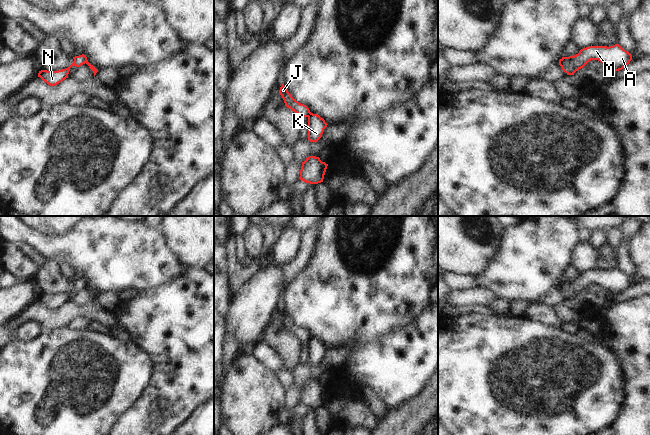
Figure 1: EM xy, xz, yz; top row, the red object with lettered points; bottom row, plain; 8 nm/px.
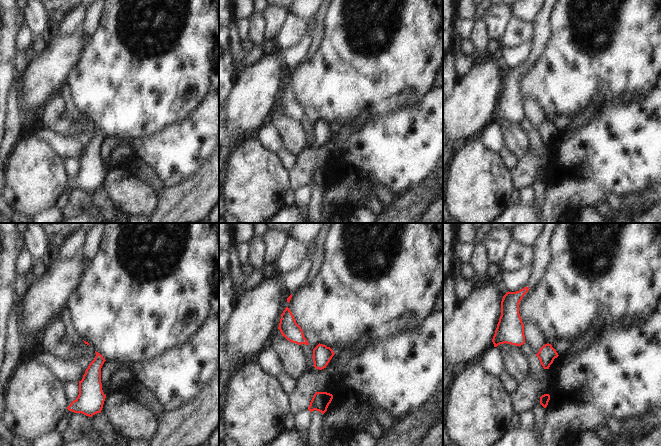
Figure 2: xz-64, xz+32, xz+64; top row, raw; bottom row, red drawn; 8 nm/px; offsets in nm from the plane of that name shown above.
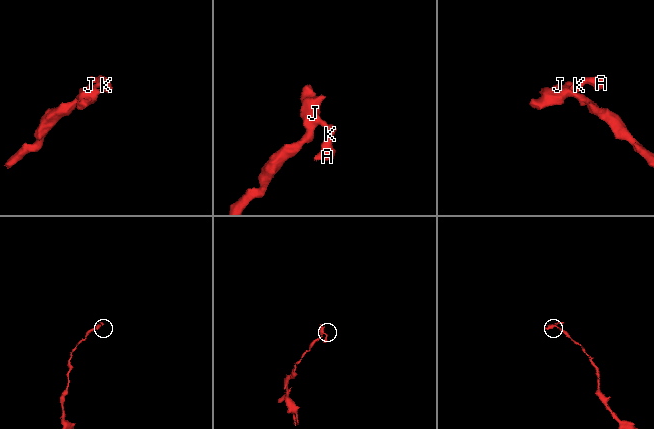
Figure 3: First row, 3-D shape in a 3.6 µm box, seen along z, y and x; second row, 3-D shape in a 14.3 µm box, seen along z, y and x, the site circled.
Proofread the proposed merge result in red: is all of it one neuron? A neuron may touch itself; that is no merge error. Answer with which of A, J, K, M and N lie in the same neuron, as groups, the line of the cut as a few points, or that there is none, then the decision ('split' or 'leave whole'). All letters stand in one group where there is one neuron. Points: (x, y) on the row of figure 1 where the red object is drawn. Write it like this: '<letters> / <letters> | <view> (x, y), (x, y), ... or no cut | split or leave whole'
A K M / J N | xz (310, 112), (307, 116) | split

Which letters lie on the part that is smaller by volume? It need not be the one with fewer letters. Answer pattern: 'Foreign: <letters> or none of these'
Foreign: A, K, M

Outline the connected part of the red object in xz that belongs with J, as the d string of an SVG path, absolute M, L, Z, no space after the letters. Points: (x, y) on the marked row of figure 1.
M284 82L280 87L279 93L284 100L285 106L297 113L300 117L308 117L311 113L306 105L299 103L291 96L287 88L284 86Z

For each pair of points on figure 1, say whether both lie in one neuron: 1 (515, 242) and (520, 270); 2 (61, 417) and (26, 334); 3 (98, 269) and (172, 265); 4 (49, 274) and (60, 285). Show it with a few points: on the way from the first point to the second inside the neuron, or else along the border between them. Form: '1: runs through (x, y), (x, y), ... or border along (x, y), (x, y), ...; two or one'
1: runs through (520, 249), (520, 263); one
2: border along (42, 332), (28, 341), (21, 341), (13, 337); two
3: runs through (116, 269), (154, 269); one
4: runs through (52, 277), (57, 282); one

